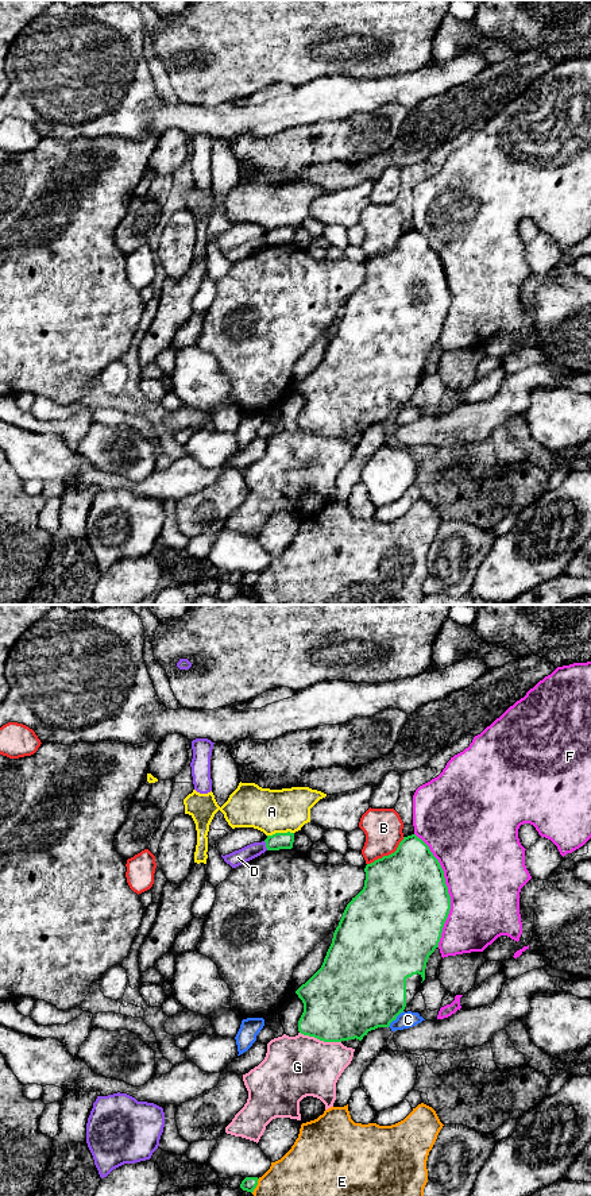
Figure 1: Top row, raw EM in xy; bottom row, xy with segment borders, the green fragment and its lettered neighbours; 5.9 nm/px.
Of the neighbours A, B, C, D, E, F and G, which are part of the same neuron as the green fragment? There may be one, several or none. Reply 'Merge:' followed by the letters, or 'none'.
Merge: none

